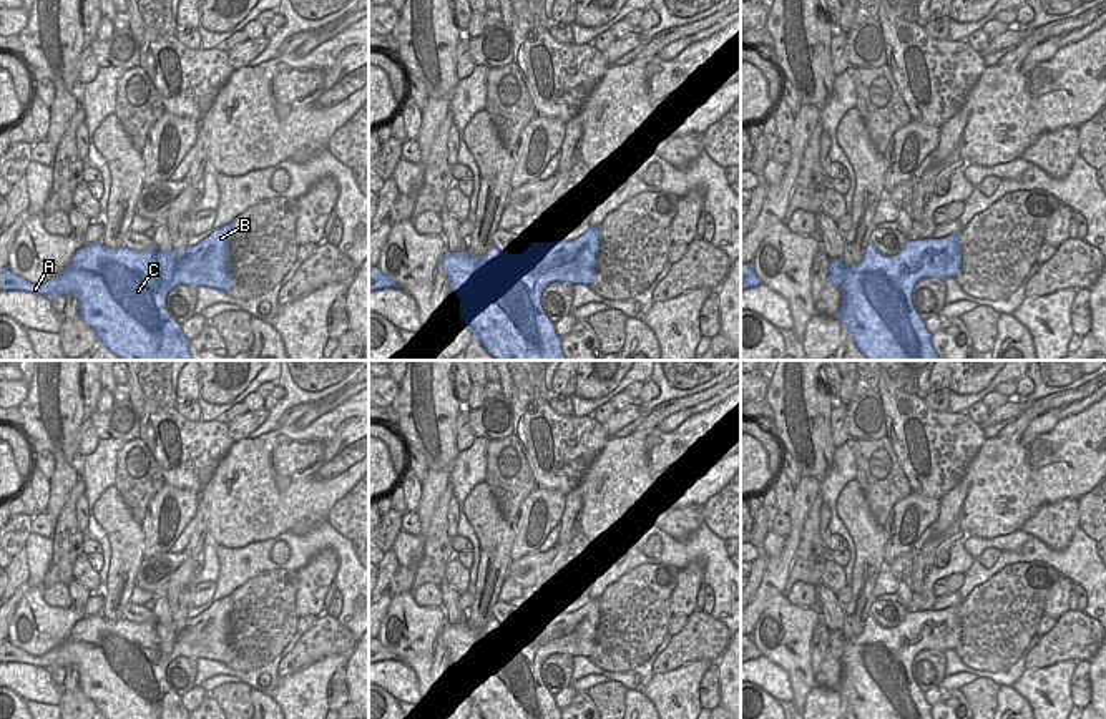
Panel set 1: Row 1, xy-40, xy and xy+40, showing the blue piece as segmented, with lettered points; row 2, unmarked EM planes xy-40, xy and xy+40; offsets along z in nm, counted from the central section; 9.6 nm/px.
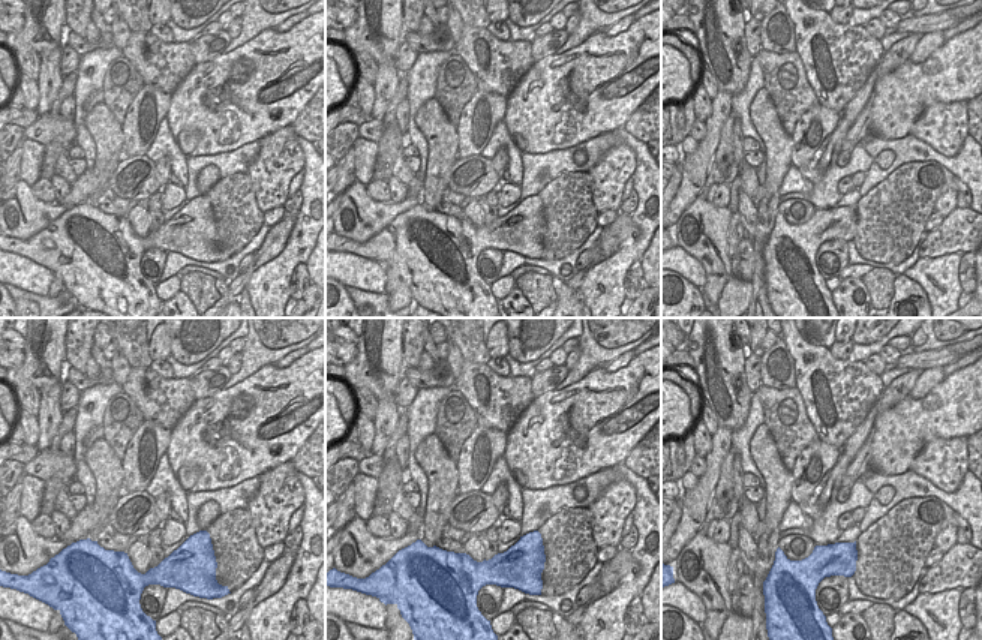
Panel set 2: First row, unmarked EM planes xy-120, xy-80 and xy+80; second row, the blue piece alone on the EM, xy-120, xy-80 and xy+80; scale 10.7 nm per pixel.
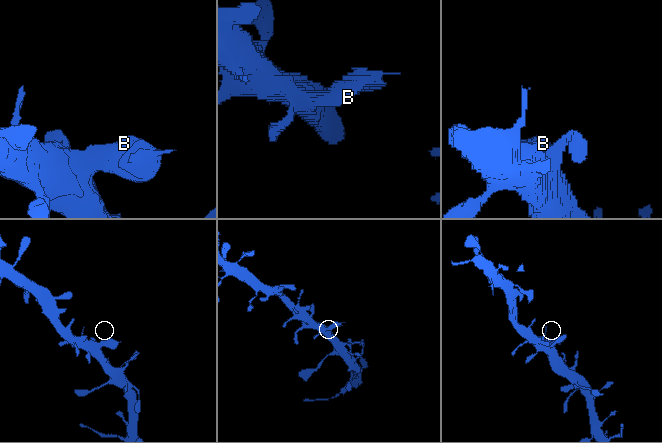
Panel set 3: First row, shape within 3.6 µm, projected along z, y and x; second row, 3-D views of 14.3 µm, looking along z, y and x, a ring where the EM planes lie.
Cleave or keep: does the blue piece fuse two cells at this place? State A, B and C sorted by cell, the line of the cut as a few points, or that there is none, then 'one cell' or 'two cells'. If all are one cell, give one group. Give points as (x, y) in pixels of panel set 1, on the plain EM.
groups A B C; cut none; one cell

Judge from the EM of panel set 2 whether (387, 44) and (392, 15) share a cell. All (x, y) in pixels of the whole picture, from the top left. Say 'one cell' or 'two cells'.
one cell

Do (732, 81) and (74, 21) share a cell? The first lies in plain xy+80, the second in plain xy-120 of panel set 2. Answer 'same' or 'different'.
different

